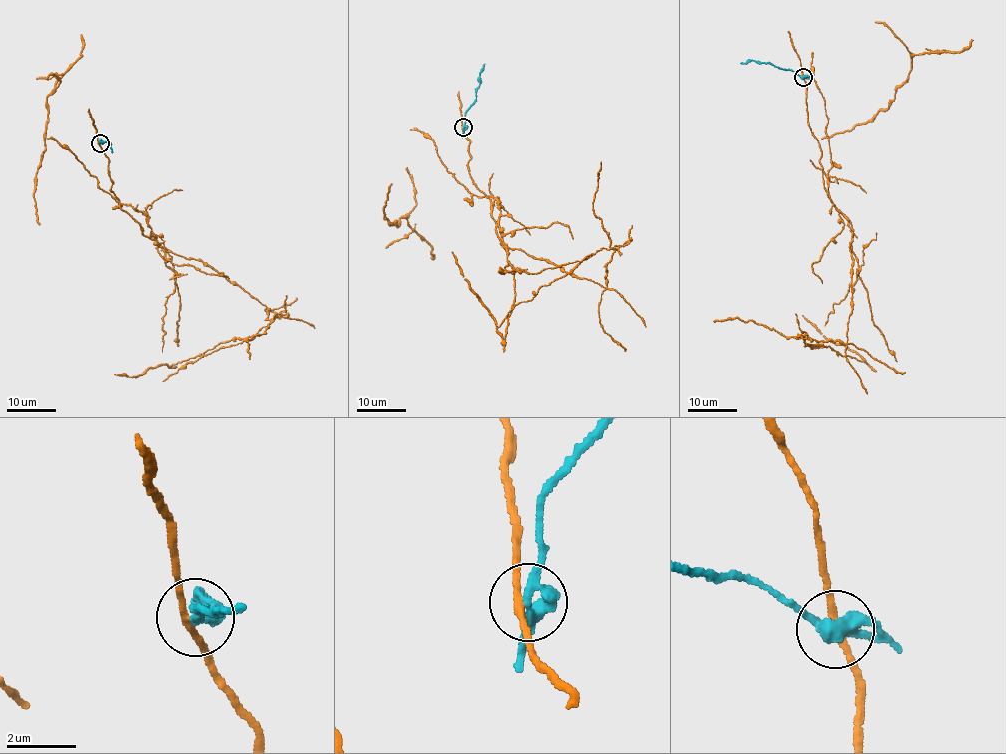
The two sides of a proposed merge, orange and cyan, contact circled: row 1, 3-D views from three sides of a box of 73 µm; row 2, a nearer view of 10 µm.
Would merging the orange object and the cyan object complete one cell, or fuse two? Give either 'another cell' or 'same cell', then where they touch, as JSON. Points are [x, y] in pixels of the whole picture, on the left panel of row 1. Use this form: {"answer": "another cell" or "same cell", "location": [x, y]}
{"answer": "another cell", "location": [100, 143]}

